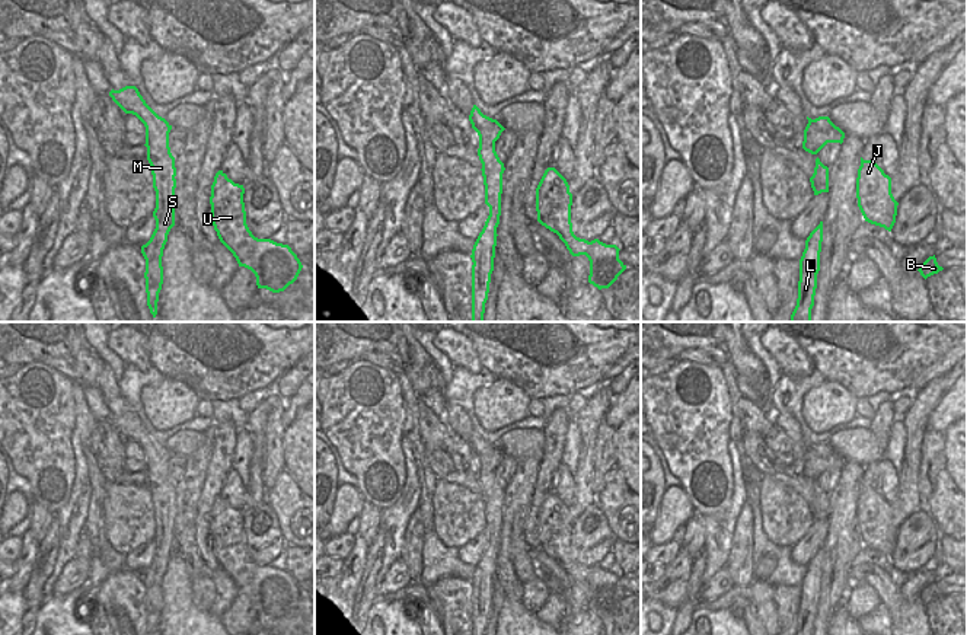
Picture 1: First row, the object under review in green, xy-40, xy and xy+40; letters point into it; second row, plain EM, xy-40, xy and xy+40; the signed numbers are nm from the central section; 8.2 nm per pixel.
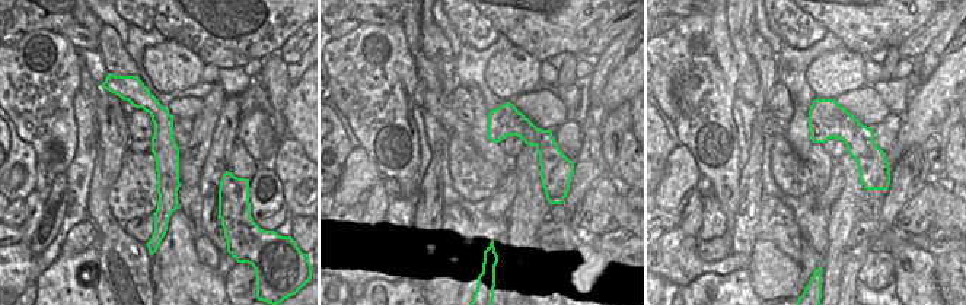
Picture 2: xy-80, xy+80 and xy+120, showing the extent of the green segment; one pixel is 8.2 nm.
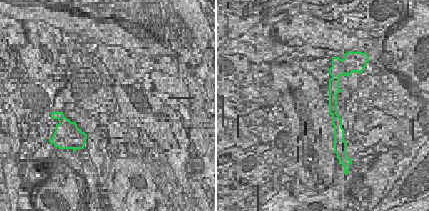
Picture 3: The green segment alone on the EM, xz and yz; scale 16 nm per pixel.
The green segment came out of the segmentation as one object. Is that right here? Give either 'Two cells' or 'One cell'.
Two cells

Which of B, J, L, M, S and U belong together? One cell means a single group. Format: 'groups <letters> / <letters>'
groups B J U / L M S

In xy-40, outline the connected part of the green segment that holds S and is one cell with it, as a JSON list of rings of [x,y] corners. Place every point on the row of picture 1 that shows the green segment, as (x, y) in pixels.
[[[135,86],[111,90],[112,100],[125,112],[135,115],[146,127],[147,160],[151,166],[153,188],[156,191],[156,208],[153,217],[156,229],[150,240],[141,246],[146,259],[147,306],[153,318],[157,315],[159,293],[163,284],[162,256],[167,234],[175,226],[175,157],[169,147],[172,125],[159,117],[143,99]]]

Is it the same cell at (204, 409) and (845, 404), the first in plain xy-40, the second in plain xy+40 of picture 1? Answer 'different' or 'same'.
different

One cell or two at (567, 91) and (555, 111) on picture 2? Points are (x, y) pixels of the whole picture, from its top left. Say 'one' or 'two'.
two

